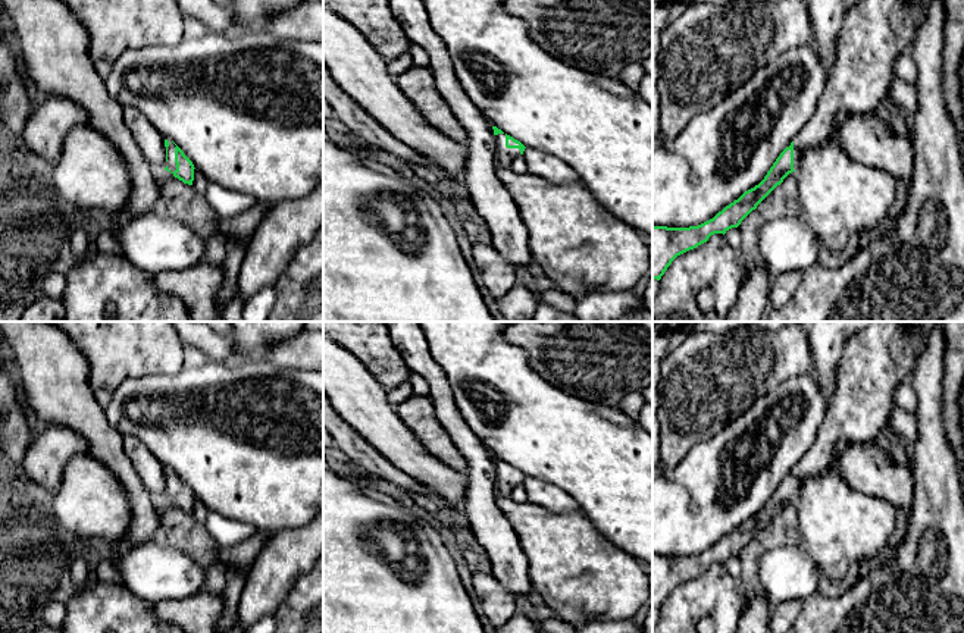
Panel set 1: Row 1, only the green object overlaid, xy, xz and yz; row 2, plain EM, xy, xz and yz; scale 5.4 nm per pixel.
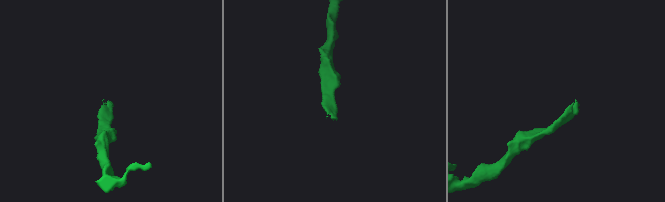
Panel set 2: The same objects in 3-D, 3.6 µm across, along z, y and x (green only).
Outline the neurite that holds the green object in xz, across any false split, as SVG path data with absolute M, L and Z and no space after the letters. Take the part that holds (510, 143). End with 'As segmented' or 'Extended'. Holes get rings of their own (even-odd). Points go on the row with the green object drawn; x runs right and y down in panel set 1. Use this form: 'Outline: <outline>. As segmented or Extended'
Outline: M492 126L492 129L495 135L495 162L498 166L510 166L519 154L523 154L526 147L497 126Z. Extended

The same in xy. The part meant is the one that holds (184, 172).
Outline: M169 138L165 140L166 147L166 167L175 178L184 184L193 185L194 181L194 164L184 154L184 151Z. Extended

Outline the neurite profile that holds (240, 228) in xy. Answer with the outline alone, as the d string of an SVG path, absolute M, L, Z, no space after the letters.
M256 203L247 211L220 220L220 228L228 238L232 238L238 242L248 242L257 229L259 223L265 217L270 204L266 203Z

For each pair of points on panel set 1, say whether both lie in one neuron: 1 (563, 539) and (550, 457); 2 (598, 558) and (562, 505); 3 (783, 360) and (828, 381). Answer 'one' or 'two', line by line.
1: two
2: two
3: two

